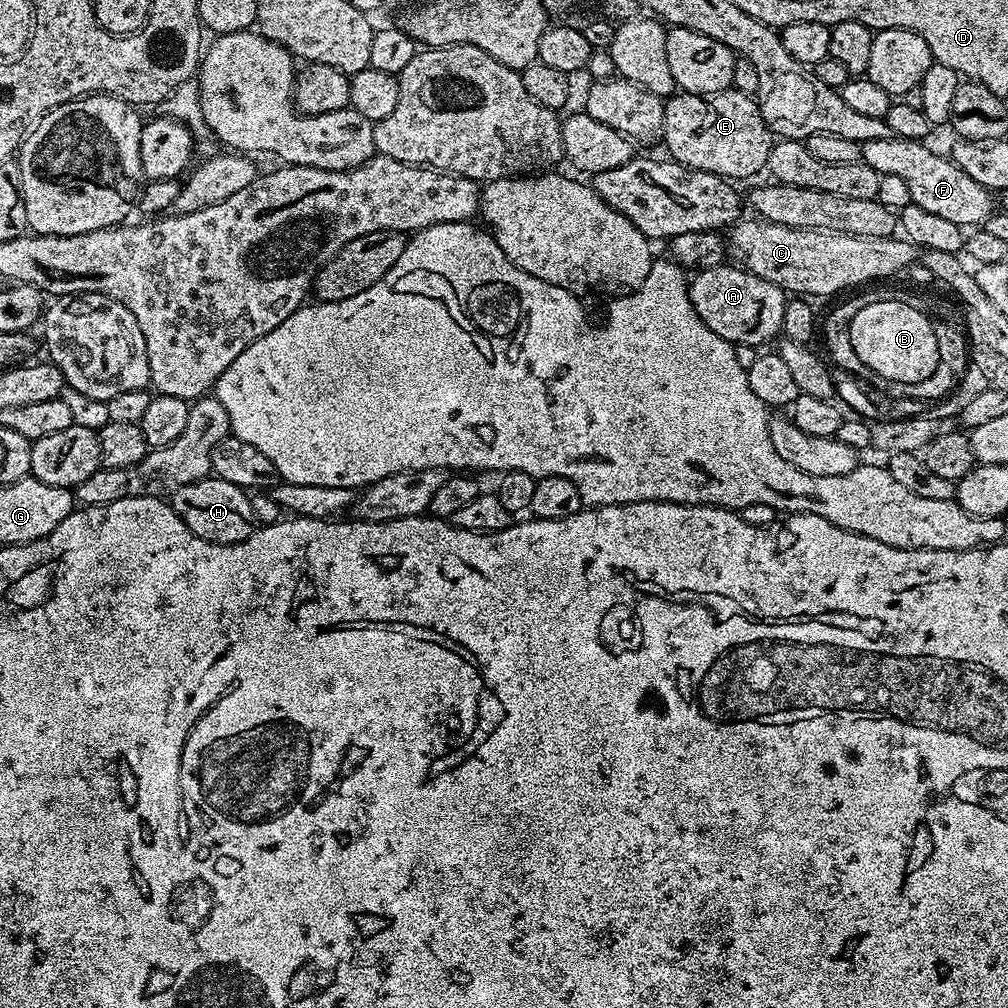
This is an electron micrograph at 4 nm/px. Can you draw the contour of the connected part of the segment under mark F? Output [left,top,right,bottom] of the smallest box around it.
[860,136,994,226]

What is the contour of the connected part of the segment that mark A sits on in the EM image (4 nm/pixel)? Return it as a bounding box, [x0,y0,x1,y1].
[688,262,786,349]

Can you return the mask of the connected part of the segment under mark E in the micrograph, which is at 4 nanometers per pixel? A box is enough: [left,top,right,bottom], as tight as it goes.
[663,87,774,182]

